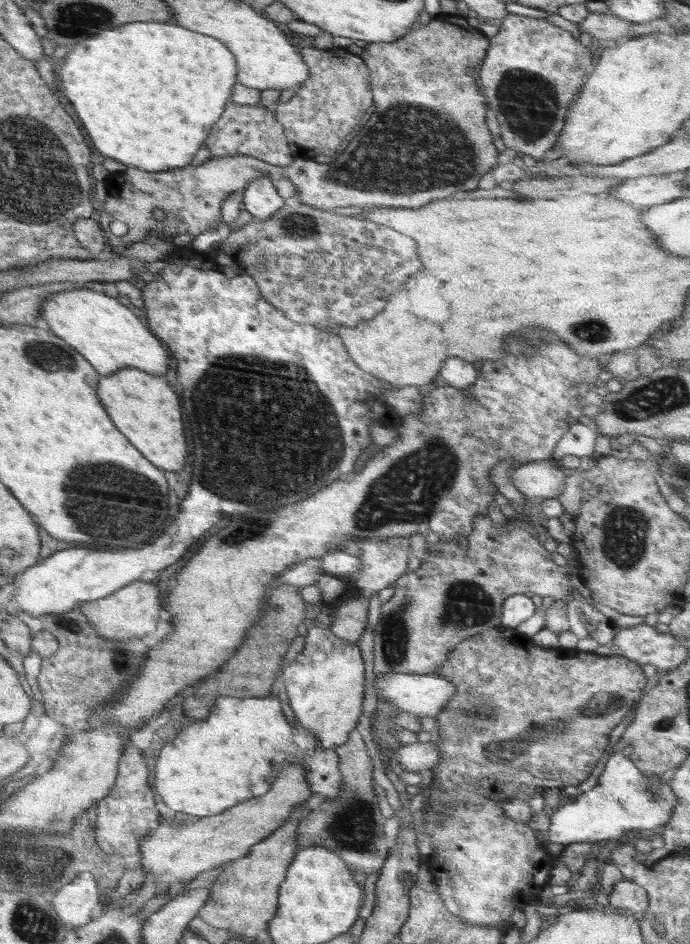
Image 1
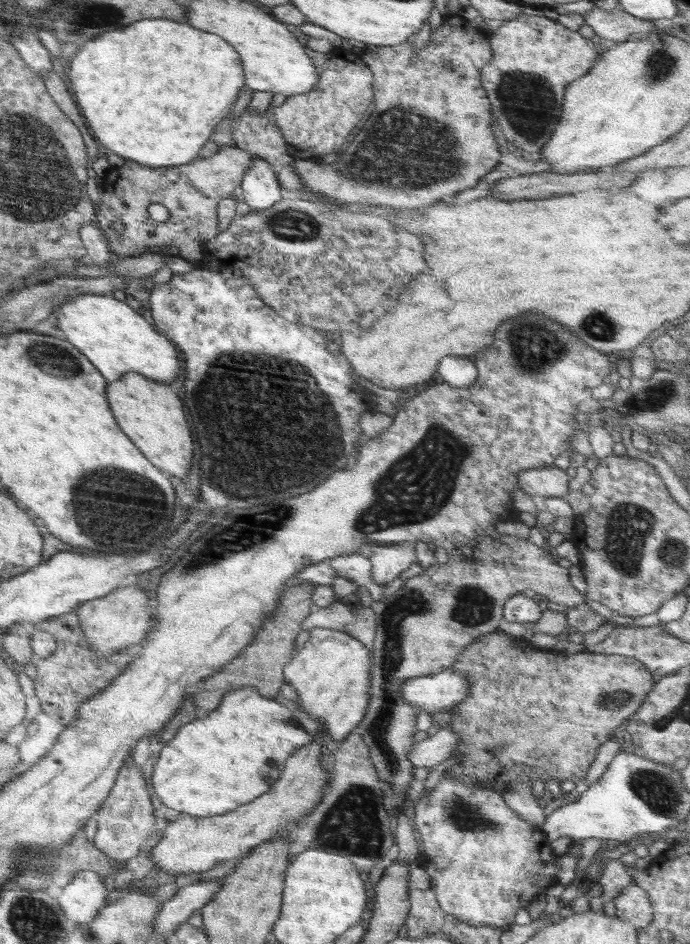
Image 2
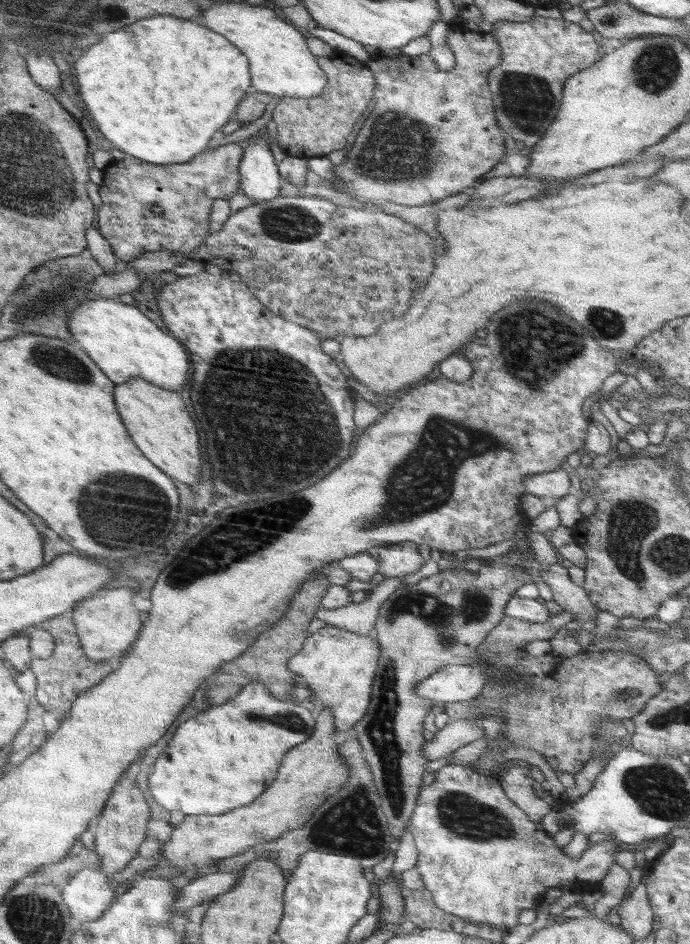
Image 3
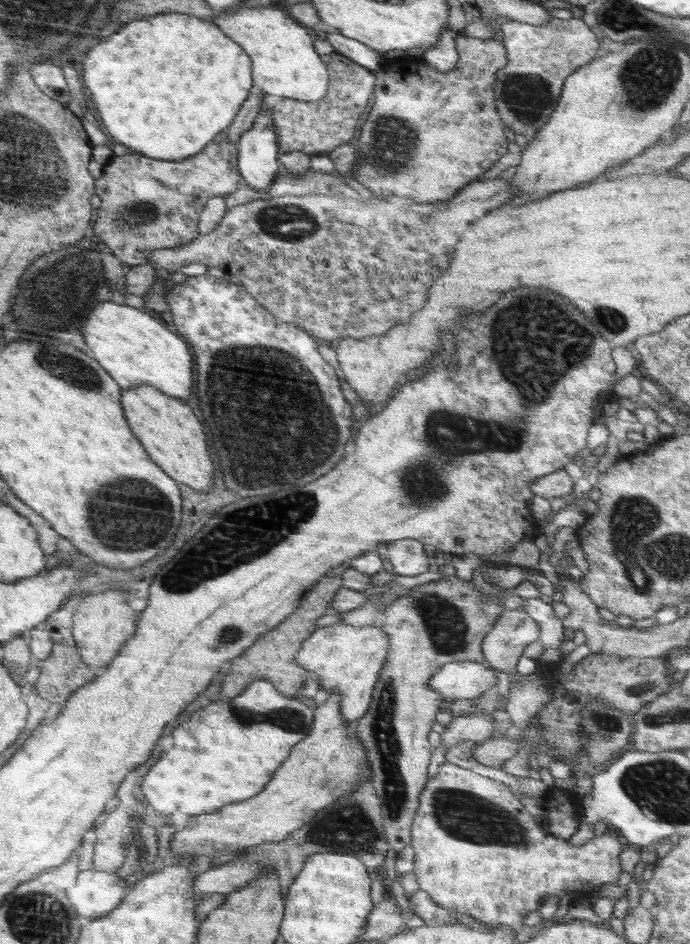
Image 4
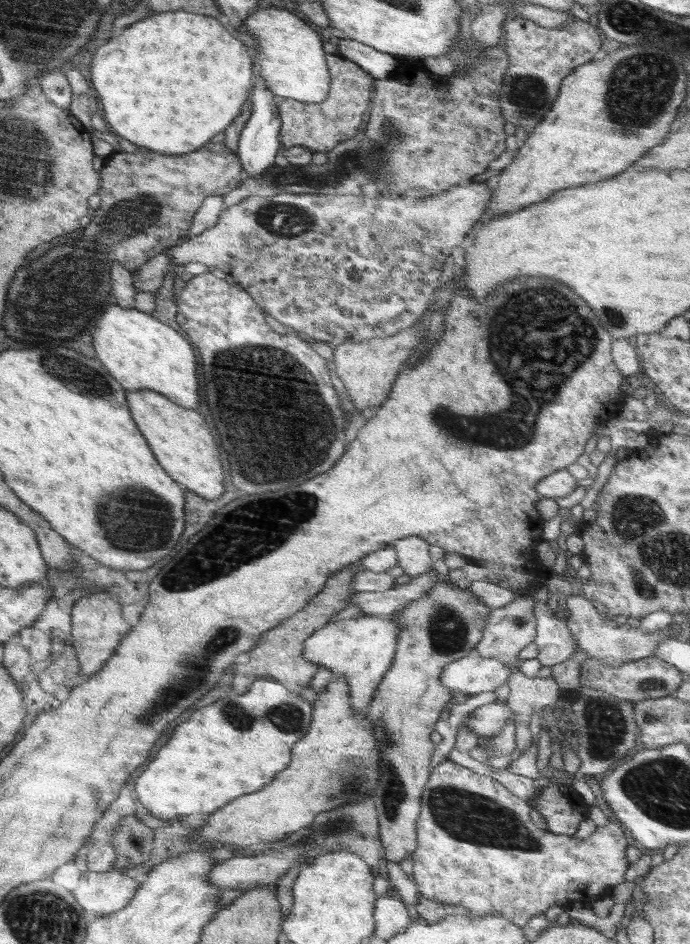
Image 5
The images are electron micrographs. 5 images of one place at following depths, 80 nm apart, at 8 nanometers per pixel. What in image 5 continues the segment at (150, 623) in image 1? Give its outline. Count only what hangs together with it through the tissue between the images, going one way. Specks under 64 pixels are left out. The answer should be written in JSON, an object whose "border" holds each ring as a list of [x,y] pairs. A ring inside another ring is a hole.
{"border":[[[114,590],[110,594],[106,591],[94,593],[79,599],[71,610],[71,643],[81,664],[81,676],[85,678],[102,670],[122,640],[130,634],[130,624],[122,618],[122,608],[116,598]]]}

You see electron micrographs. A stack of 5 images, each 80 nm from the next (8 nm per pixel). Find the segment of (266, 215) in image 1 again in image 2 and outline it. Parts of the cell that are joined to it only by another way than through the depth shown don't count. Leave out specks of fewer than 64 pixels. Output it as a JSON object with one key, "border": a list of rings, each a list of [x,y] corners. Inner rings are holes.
{"border":[[[251,157],[251,167],[245,172],[240,187],[247,209],[264,210],[274,206],[285,192],[277,179],[277,169],[262,157]]]}

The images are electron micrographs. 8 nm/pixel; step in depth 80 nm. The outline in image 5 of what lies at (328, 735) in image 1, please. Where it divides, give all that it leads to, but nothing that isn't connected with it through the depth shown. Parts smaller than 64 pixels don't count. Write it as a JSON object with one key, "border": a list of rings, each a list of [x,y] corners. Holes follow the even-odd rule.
{"border":[[[365,614],[342,621],[330,621],[306,640],[303,659],[332,671],[337,678],[347,678],[350,708],[362,713],[393,661],[399,626],[393,619],[380,619],[378,614]]]}

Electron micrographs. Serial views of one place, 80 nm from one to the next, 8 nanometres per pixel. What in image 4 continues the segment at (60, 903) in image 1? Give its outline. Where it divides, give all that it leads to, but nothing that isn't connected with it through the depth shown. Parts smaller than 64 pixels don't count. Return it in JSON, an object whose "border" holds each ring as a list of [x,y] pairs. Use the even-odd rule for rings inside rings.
{"border":[[[92,868],[77,874],[76,884],[66,890],[66,896],[83,920],[89,921],[108,914],[124,900],[126,884],[122,876]]]}

